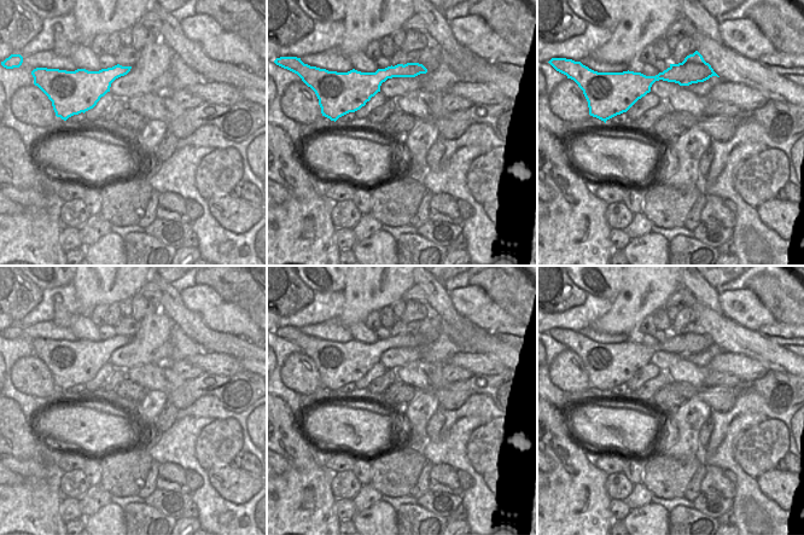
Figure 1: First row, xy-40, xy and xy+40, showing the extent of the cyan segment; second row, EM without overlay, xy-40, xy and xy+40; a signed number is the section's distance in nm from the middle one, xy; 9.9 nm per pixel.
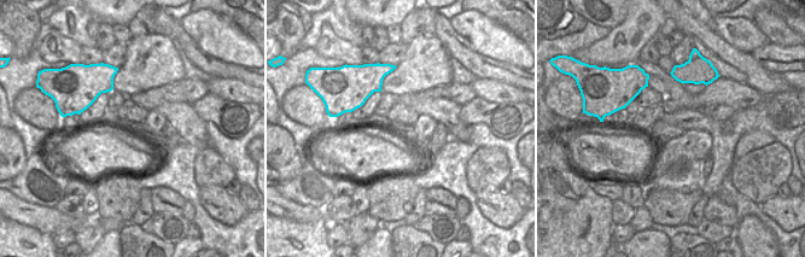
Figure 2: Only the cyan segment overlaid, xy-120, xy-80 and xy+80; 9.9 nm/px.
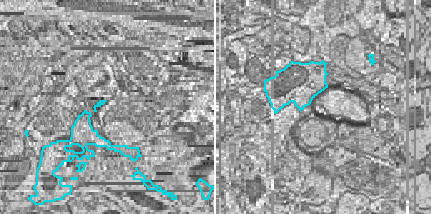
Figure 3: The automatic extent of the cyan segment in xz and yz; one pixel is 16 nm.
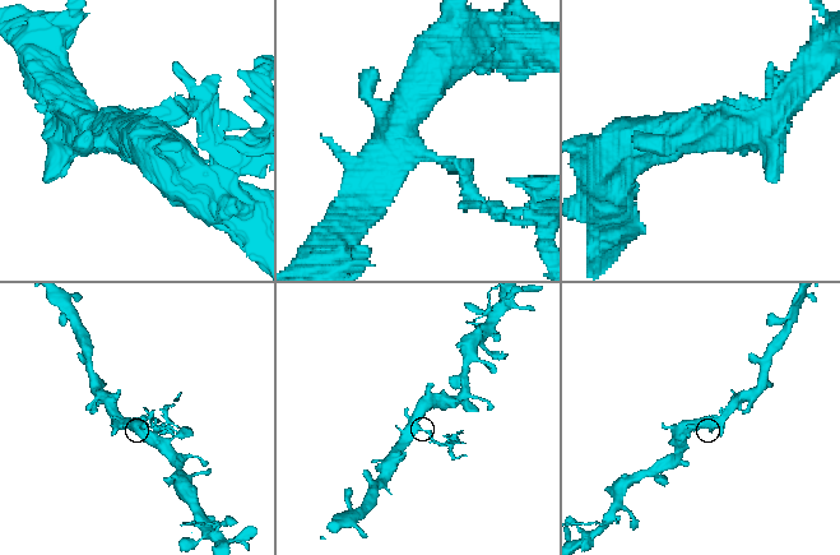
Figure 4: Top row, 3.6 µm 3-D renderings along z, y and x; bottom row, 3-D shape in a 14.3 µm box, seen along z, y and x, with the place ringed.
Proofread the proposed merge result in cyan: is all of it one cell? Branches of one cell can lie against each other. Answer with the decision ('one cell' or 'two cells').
two cells

